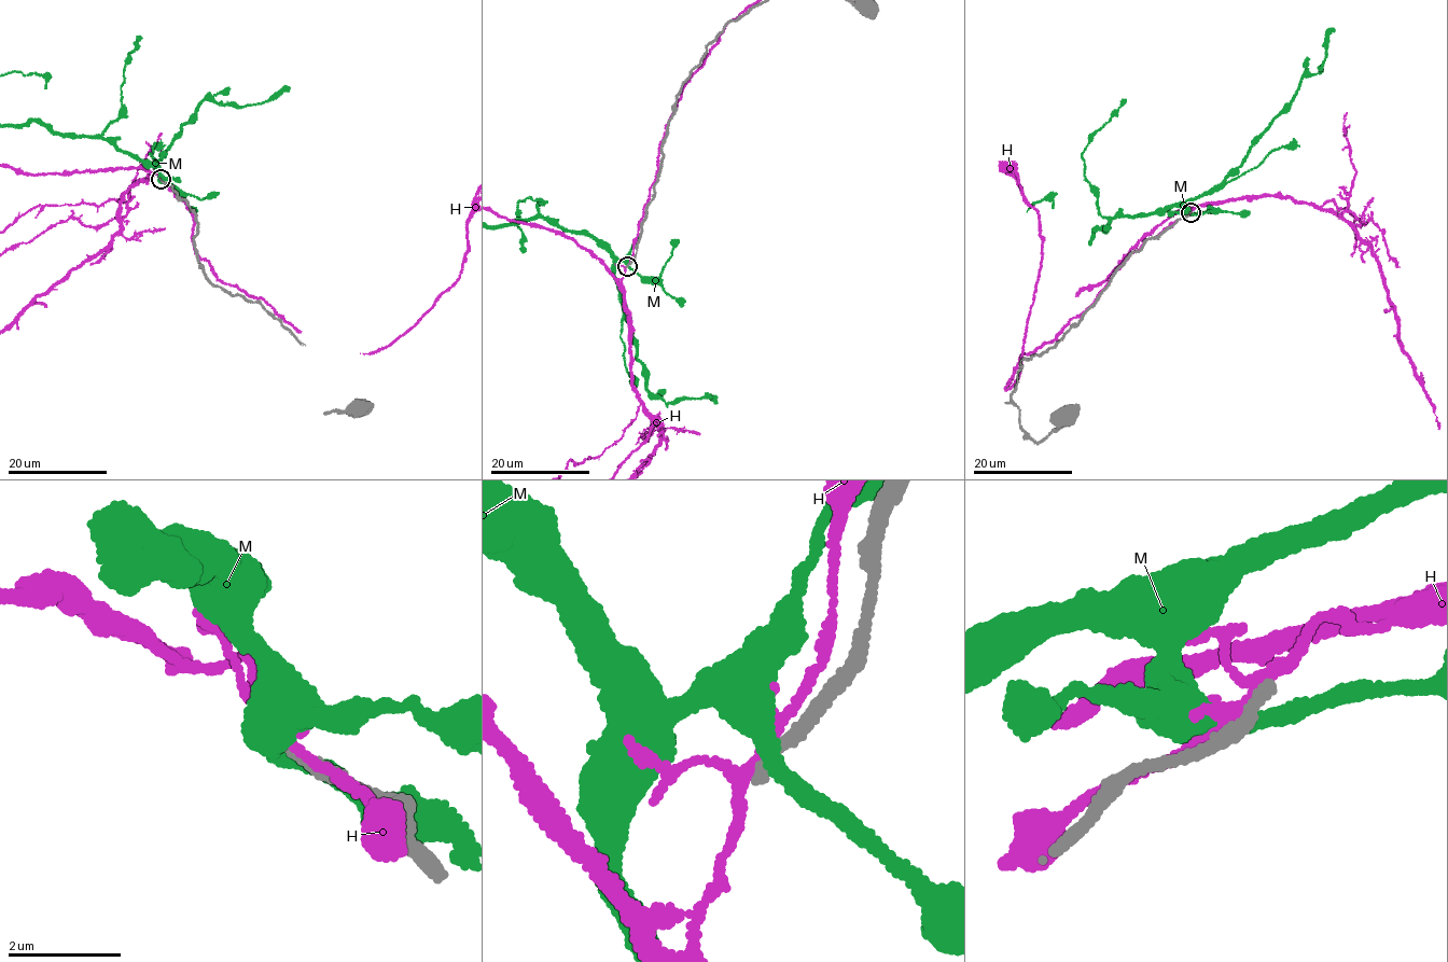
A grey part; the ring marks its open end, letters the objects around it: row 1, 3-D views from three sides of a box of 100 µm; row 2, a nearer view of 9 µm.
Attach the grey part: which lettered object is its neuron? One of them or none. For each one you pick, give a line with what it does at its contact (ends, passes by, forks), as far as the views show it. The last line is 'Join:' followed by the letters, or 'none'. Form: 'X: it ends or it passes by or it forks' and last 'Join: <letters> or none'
Join: none

